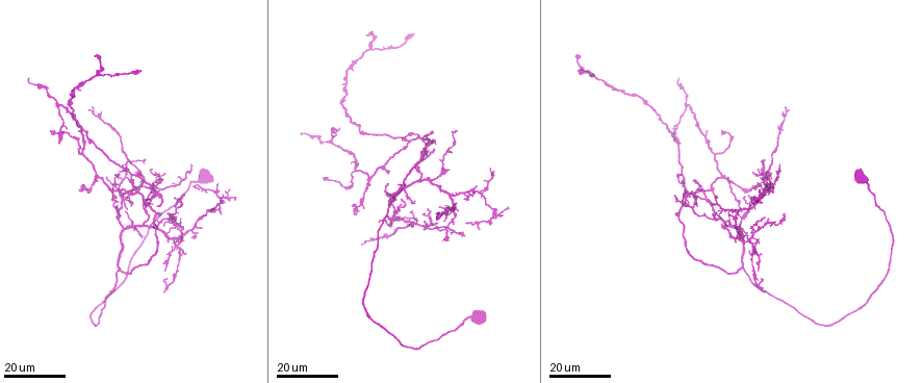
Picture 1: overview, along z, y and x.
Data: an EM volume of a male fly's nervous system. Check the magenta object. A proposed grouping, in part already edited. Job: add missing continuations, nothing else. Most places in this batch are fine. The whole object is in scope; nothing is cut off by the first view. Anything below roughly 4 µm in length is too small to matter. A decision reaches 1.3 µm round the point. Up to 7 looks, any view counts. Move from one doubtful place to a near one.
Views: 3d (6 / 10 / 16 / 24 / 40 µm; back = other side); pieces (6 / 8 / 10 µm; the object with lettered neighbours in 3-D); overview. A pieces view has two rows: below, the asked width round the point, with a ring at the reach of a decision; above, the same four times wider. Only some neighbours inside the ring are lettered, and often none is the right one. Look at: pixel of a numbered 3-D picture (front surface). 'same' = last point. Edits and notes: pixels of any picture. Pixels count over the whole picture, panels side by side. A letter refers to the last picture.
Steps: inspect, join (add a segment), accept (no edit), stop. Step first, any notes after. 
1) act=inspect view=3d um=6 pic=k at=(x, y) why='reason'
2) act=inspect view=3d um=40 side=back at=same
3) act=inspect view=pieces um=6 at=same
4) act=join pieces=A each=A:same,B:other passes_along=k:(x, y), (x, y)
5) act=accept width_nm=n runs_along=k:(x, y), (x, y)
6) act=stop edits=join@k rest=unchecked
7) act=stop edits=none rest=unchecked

act=inspect view=3d um=16 pic=1 at=(182, 196) why='end of a long branch'

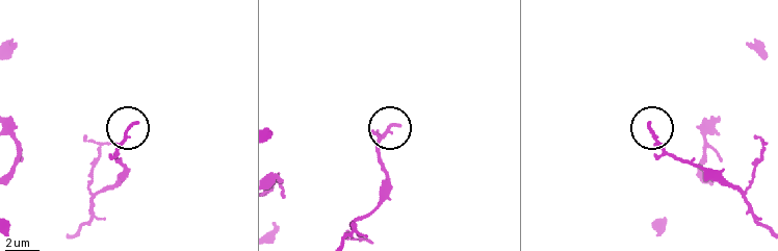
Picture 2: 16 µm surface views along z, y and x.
act=inspect view=pieces um=8 pic=2 at=(398, 123)

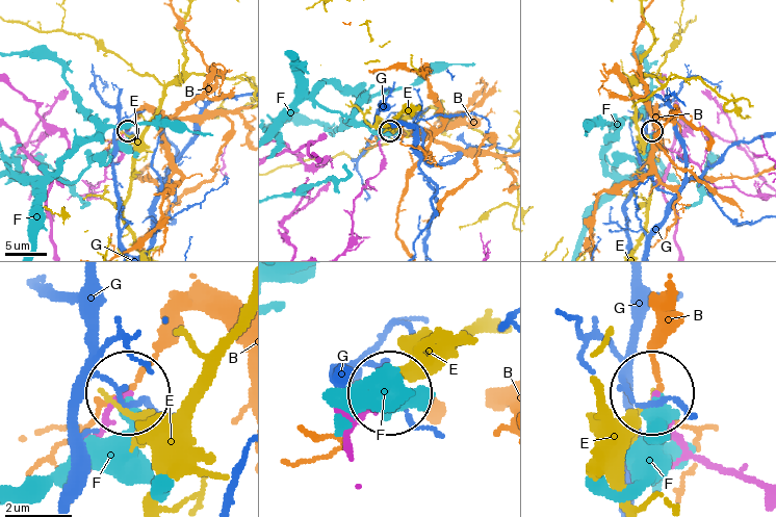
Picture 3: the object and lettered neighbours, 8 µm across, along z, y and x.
act=accept each=B:other,E:other,F:other,G:other runs_along=3:(759, 487), (701, 462), (650, 397) found='none of them fits'

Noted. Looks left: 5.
act=inspect view=3d um=24 pic=1 at=(113, 177) why='branch stops here'

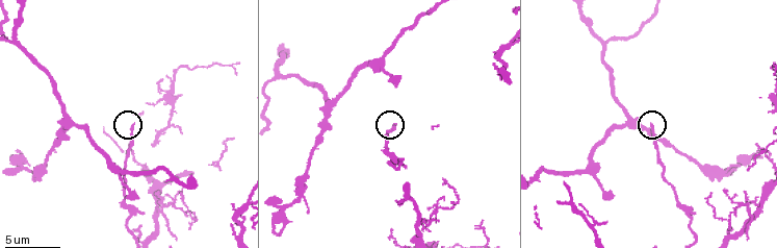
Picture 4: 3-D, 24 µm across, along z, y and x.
act=inspect view=pieces um=8 pic=4 at=(134, 123) why='what lies round it'

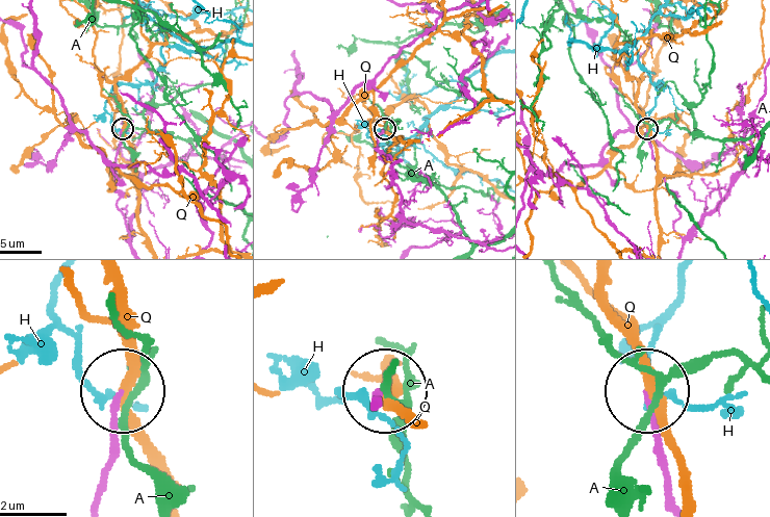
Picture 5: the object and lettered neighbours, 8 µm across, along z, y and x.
act=accept each=A:other,H:other,Q:other runs_along=5:(677, 505), (649, 389) found='none of them fits'

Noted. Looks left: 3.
act=inspect view=3d um=24 pic=1 at=(156, 206)

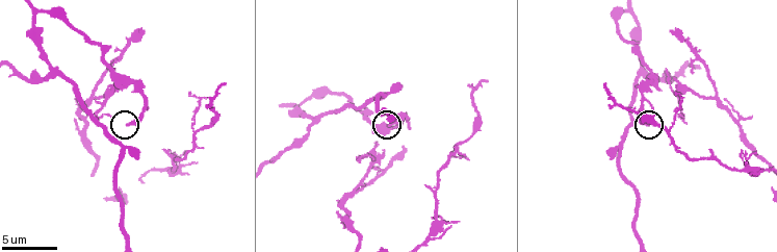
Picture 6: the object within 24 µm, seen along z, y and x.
act=inspect view=pieces um=8 pic=6 at=(648, 124)

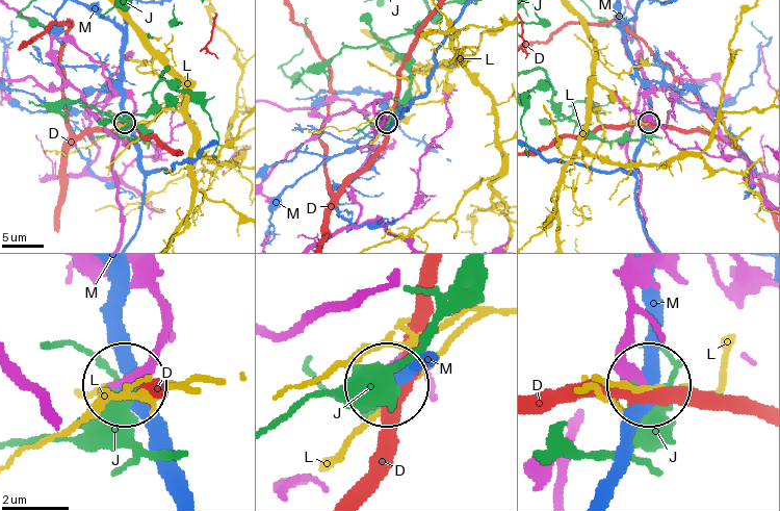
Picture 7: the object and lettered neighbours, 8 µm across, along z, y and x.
act=accept width_nm=270 each=D:other,J:other,L:other,M:other runs_along=7:(132, 273), (157, 306), (160, 340), (129, 379) found='none of them fits'

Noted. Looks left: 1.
act=stop edits=none rest=unchecked

